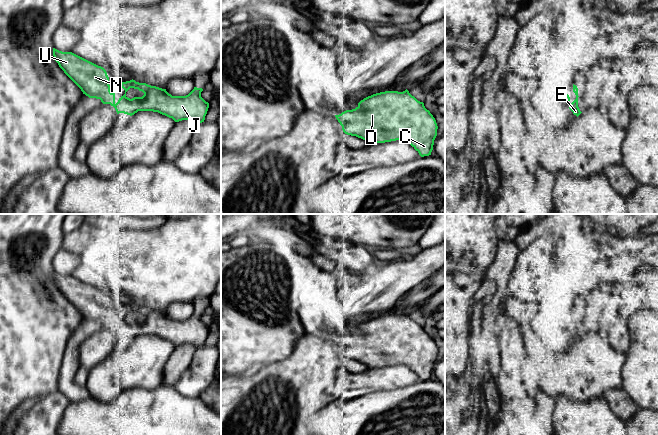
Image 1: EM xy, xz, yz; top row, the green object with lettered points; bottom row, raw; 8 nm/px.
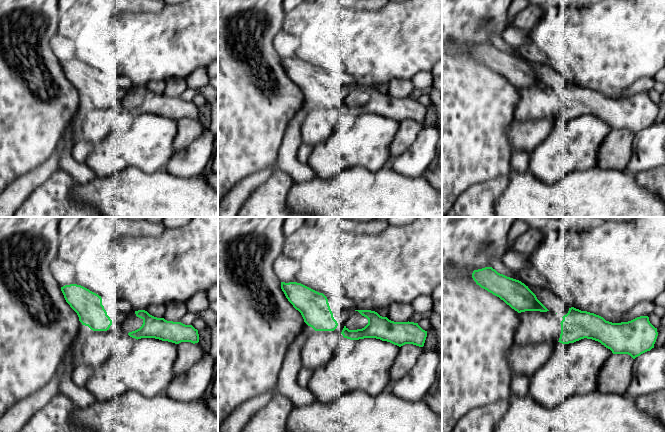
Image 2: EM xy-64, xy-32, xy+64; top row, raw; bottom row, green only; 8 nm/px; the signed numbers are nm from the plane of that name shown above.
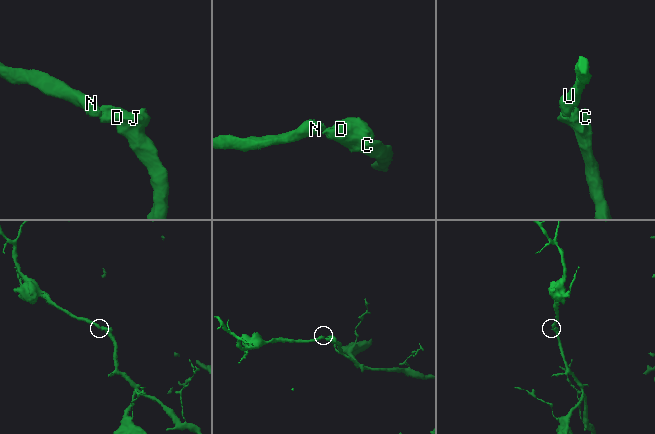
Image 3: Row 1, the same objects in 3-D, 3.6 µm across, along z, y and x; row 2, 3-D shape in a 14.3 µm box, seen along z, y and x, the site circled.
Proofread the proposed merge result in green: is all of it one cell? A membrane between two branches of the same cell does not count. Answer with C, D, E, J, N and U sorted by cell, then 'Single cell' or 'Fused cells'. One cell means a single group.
Groups: C D E J N U. Single cell

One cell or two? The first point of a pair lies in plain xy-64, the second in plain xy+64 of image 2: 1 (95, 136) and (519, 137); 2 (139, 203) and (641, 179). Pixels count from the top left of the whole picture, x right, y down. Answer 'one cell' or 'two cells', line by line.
1: one cell
2: two cells

